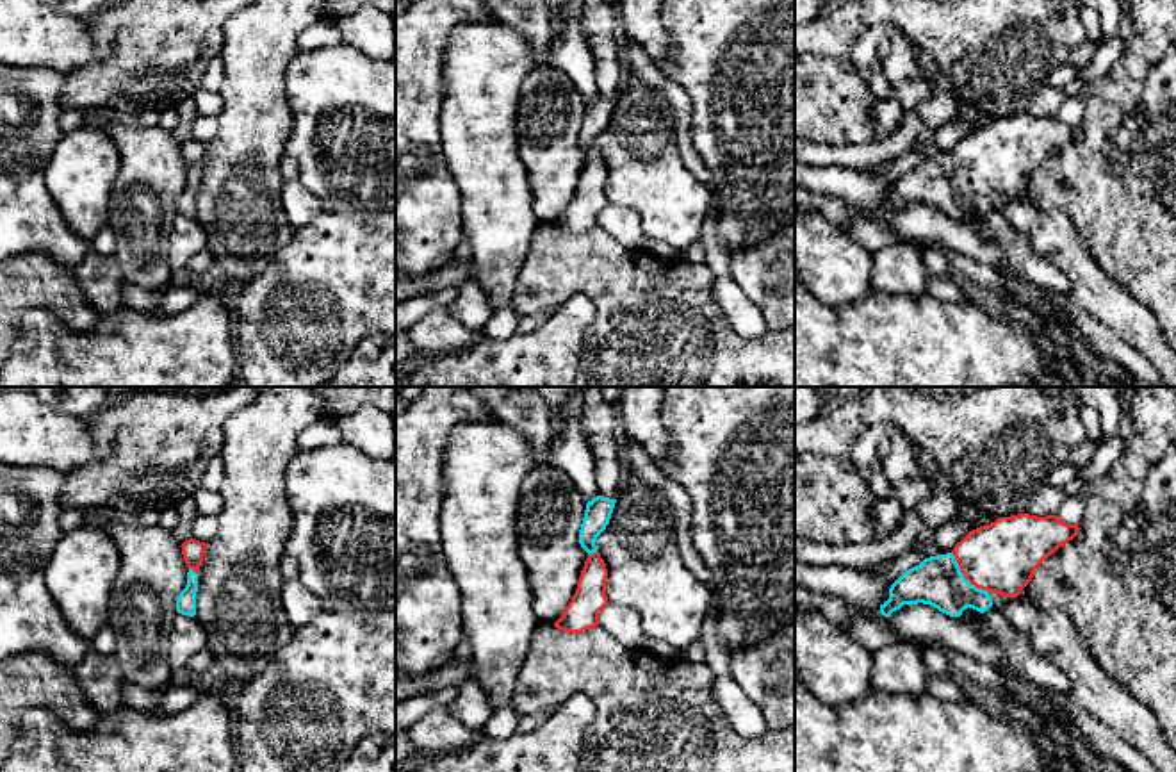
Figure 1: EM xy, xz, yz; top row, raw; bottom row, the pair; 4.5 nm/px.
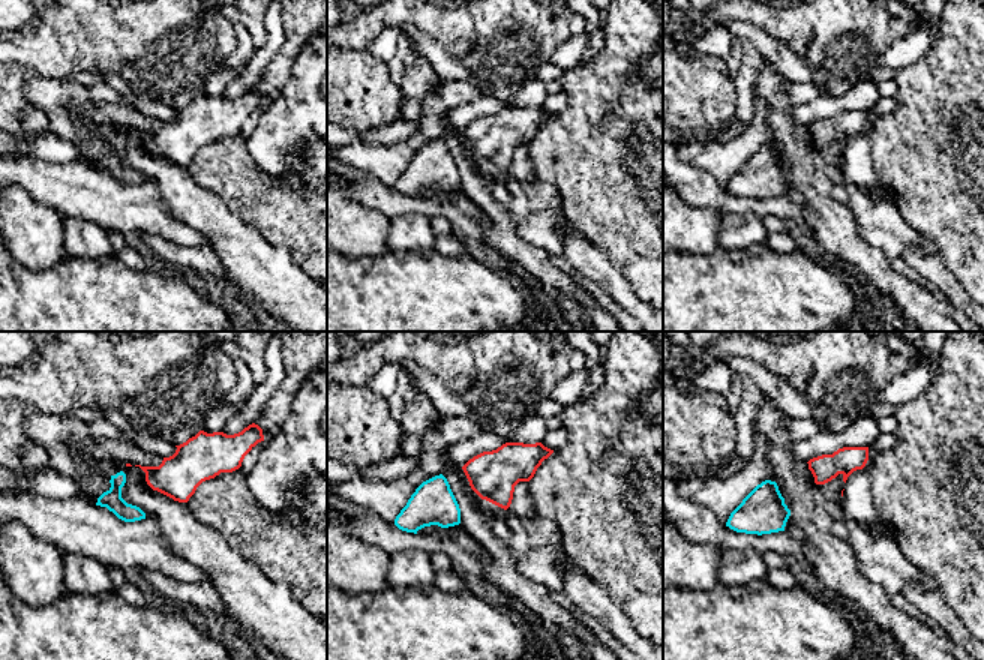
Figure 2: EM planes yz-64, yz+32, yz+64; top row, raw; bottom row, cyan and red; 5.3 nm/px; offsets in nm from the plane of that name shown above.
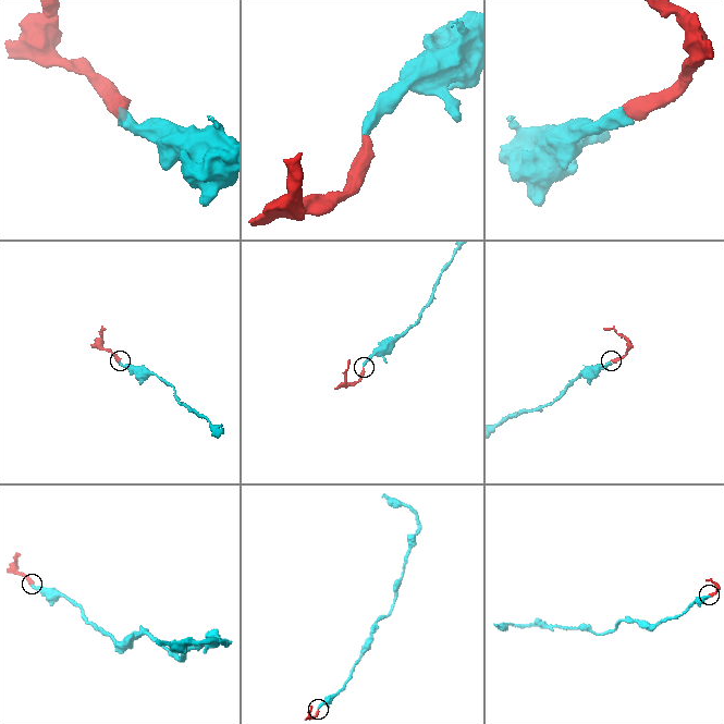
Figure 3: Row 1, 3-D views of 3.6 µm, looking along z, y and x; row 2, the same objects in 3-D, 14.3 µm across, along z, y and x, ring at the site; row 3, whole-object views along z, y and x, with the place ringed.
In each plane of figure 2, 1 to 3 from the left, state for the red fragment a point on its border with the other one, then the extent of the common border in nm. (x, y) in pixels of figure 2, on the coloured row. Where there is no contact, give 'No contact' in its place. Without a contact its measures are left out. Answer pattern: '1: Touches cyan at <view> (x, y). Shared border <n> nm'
1: No contact
2: No contact
3: No contact

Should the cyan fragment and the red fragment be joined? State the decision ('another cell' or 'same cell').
same cell

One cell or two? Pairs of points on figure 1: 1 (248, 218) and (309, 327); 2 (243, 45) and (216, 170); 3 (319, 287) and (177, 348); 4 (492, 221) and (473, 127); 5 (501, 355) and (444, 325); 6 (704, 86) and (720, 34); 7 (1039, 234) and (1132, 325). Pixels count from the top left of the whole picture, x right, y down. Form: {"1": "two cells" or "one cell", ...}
{"1": "two cells", "2": "one cell", "3": "two cells", "4": "one cell", "5": "two cells", "6": "one cell", "7": "one cell"}

